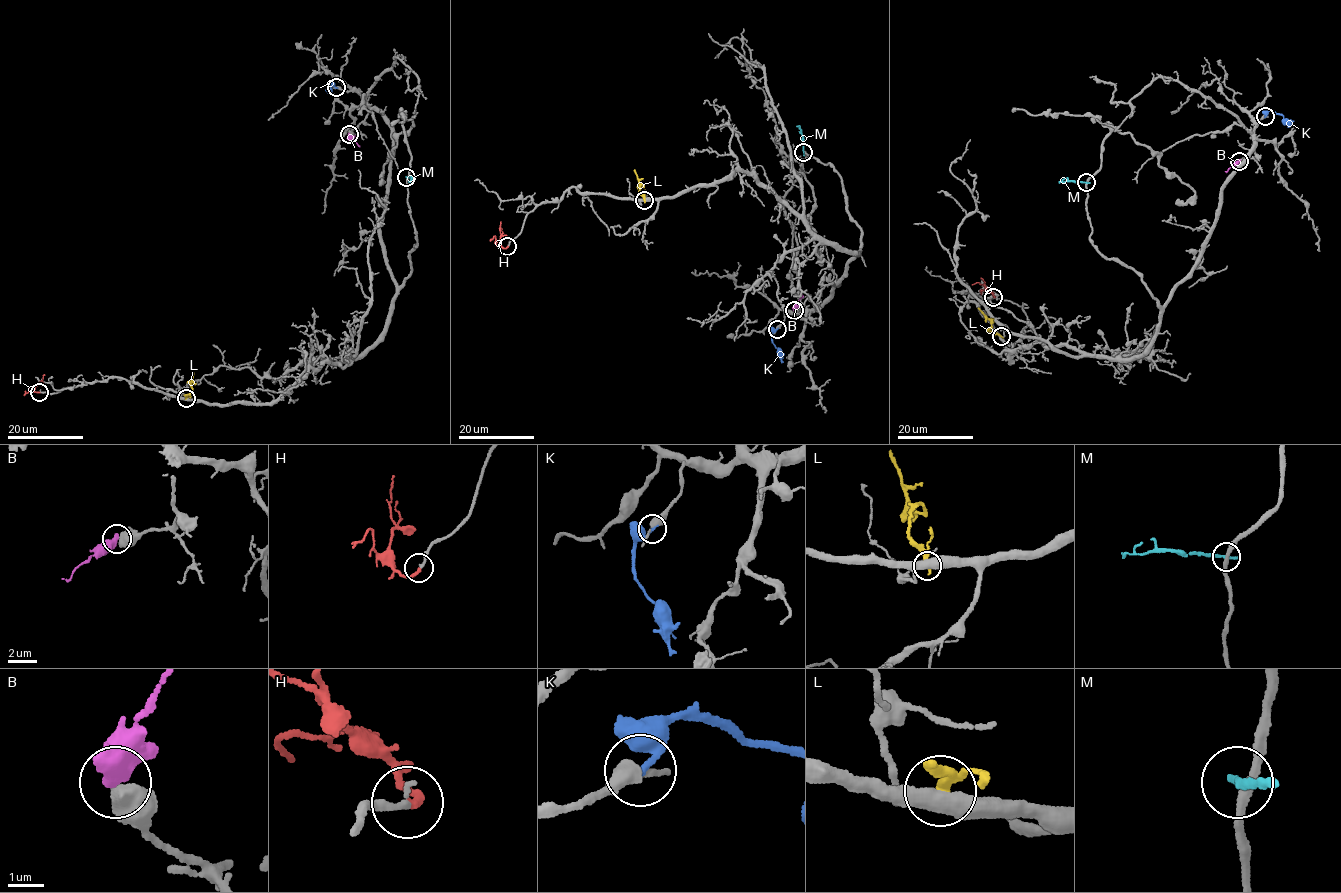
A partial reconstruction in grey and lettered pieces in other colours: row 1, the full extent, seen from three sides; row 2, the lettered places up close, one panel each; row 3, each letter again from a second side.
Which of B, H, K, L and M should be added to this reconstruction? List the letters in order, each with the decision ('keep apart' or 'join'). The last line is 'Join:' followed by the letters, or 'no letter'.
B: keep apart
H: join
K: keep apart
L: keep apart
M: keep apart
Join: H

